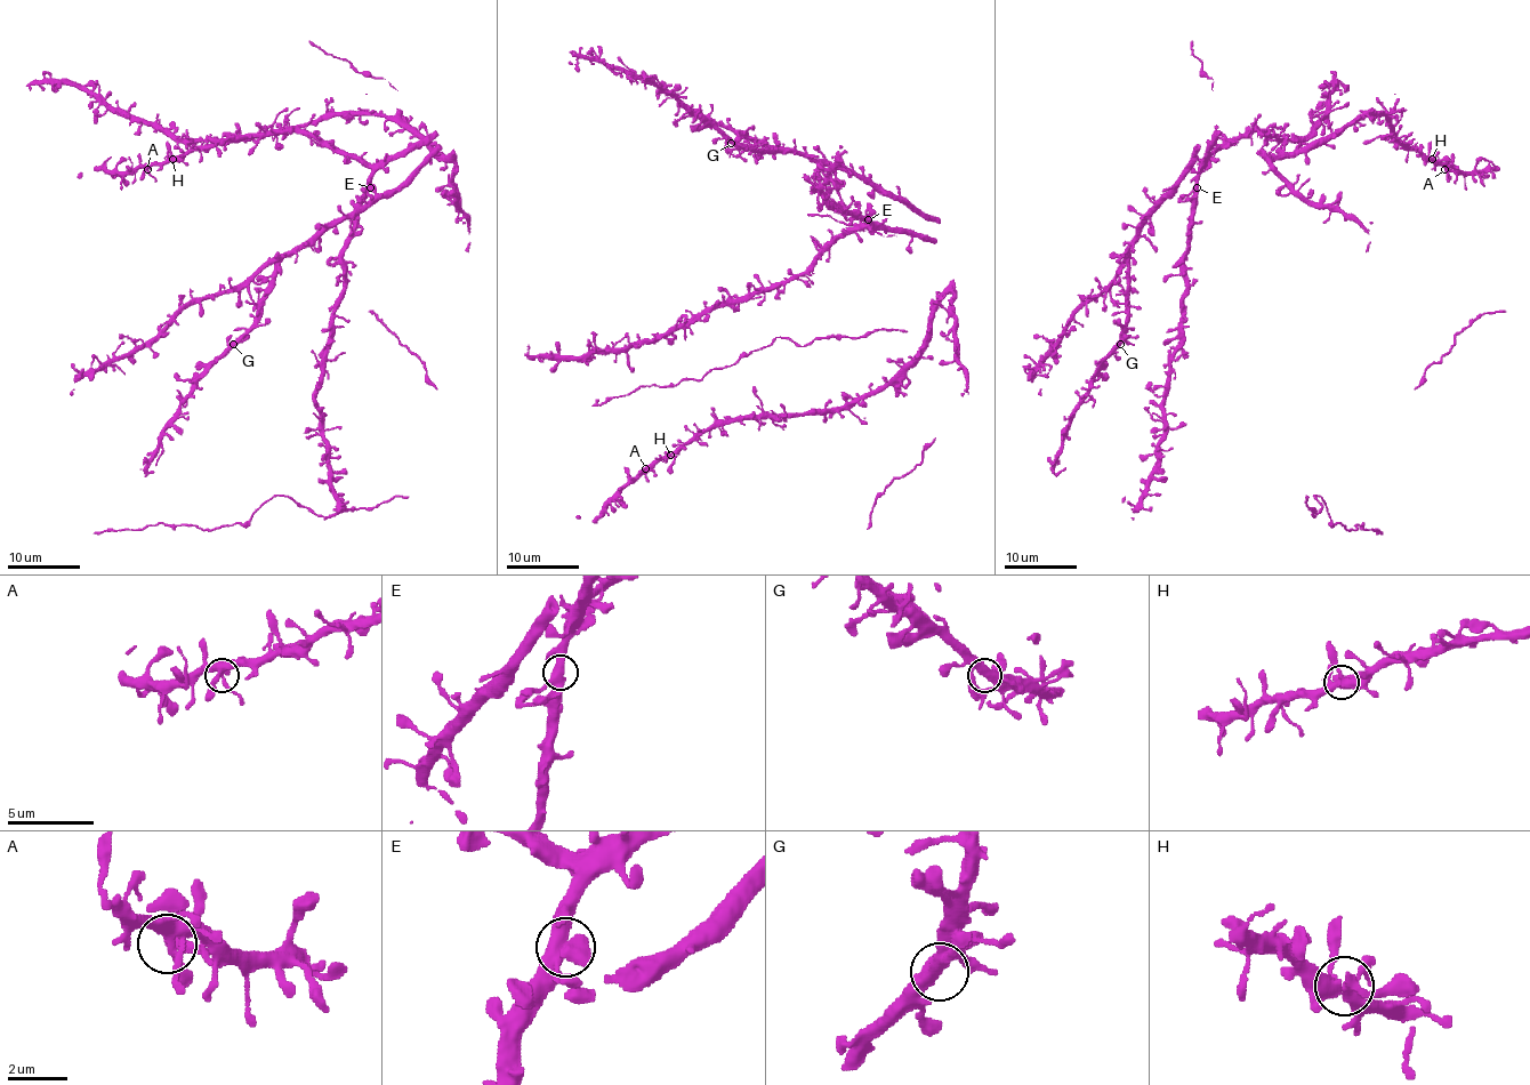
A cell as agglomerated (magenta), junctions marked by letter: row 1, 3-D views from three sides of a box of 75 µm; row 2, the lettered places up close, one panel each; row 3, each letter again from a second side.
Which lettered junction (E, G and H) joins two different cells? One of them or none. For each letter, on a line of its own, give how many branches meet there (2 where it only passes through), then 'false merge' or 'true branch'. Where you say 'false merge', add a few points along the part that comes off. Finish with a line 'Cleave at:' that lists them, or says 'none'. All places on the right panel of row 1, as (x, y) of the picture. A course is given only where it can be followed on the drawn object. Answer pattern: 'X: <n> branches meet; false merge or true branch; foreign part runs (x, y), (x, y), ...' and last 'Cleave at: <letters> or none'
E: 4 branches meet; true branch
G: 4 branches meet; true branch
H: 5 branches meet; true branch
Cleave at: none

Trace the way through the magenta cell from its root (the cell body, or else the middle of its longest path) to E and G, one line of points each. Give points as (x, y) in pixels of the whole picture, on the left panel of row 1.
E: (343, 257), (353, 226), (353, 208), (370, 187)
G: (343, 257), (353, 209), (373, 190), (367, 203), (324, 224), (282, 258), (260, 316), (233, 344)

